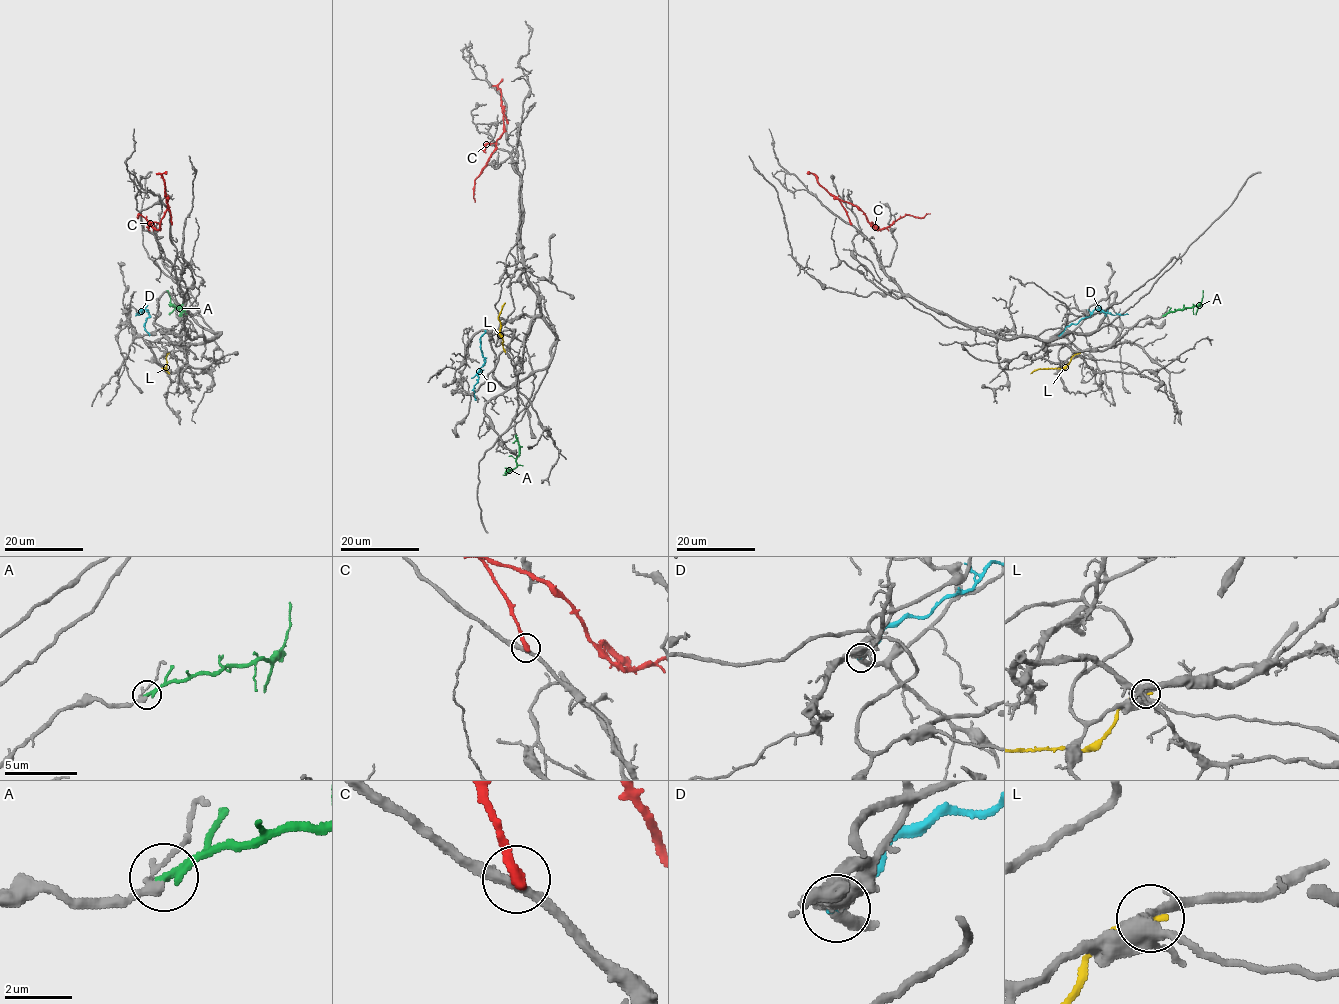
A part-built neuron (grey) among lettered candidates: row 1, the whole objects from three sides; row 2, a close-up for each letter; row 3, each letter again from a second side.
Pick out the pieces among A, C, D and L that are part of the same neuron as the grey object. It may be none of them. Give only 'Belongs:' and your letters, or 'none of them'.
Belongs: A

